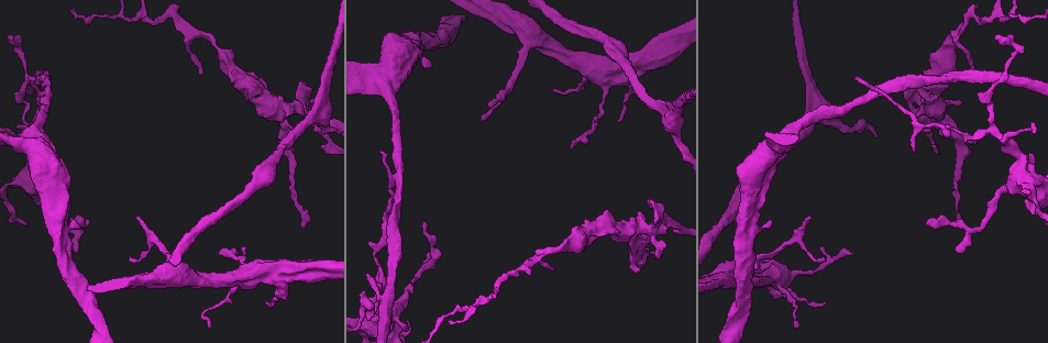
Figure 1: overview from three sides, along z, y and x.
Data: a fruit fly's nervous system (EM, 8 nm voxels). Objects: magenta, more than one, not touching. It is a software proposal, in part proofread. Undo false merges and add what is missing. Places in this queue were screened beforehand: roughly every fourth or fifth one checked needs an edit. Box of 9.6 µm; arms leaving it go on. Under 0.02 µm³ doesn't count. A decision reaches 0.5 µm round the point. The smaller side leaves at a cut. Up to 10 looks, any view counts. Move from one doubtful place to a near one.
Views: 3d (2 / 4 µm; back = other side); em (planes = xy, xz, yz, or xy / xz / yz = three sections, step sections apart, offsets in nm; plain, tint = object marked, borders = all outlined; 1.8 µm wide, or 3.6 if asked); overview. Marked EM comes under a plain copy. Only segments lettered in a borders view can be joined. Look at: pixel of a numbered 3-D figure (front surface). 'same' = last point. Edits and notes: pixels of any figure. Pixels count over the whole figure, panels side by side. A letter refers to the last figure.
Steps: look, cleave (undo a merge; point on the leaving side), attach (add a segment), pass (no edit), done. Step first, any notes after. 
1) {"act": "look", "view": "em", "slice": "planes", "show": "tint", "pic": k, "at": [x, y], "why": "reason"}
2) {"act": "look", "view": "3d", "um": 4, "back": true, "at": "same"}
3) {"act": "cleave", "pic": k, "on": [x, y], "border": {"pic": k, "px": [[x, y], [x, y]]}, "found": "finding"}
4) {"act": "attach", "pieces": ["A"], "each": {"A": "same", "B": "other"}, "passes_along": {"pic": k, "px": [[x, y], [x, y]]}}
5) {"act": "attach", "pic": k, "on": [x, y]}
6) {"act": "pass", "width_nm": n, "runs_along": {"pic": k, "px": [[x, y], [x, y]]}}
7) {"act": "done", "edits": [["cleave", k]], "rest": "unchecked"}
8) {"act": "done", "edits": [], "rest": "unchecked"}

{"act": "look", "view": "em", "um": 3.6, "slice": "xy", "step": 8, "show": "tint", "pic": 1, "at": [373, 298], "why": "arms part here"}

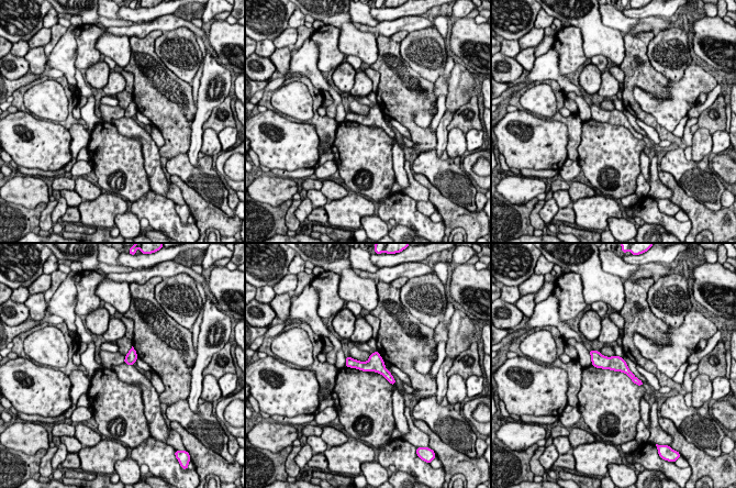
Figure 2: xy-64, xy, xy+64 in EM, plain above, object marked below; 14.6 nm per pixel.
{"act": "look", "view": "em", "um": 3.6, "slice": "planes", "show": "borders", "at": "same"}

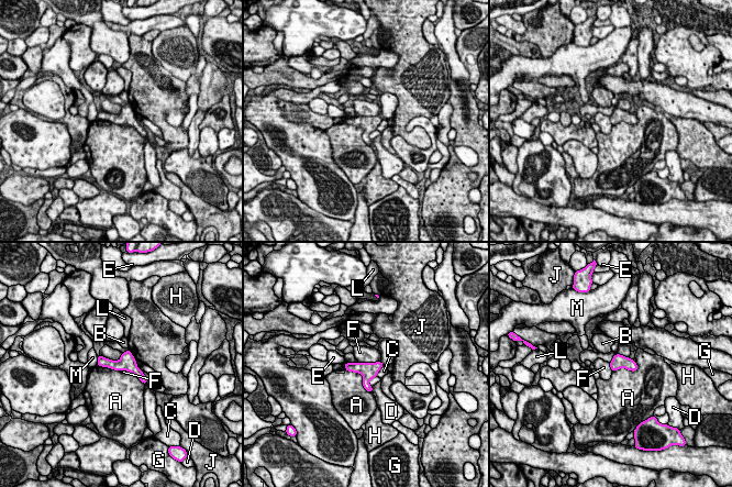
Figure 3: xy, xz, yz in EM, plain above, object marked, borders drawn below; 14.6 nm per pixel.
{"act": "pass", "width_nm": 200, "each": {"A": "other", "B": "other", "C": "other", "D": "other", "E": "other", "F": "other", "G": "other", "H": "other", "J": "other", "L": "other", "M": "other"}, "runs_along": {"pic": 3, "px": [[100, 358], [129, 364], [142, 377]]}, "found": "one cell here"}

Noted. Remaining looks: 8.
{"act": "look", "view": "em", "slice": "planes", "show": "borders", "pic": 1, "at": [385, 296]}

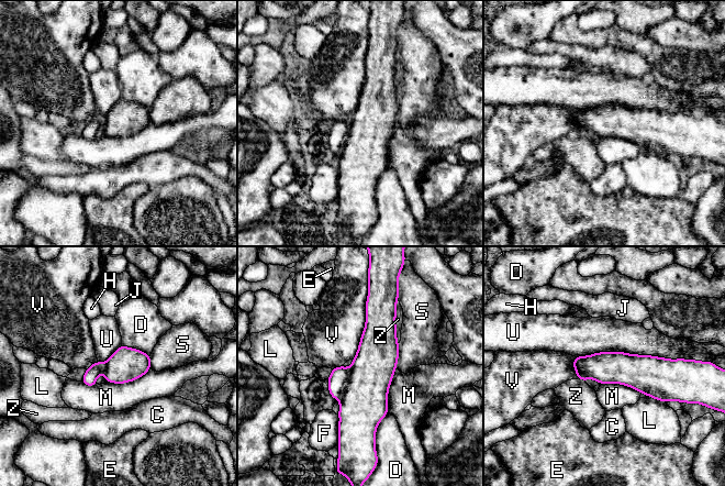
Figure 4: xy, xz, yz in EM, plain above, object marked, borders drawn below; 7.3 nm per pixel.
{"act": "cleave", "pic": 4, "on": [337, 380], "width_nm": 240, "each": {"C": "other", "D": "other", "E": "other", "F": "other", "H": "other", "J": "other", "L": "other", "M": "other", "S": "other", "U": "other", "V": "other", "Z": "other"}, "border": {"pic": 4, "px": [[349, 369], [346, 387], [339, 398]]}, "found": "two cells meet here"}

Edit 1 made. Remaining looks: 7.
{"act": "look", "view": "overview"}

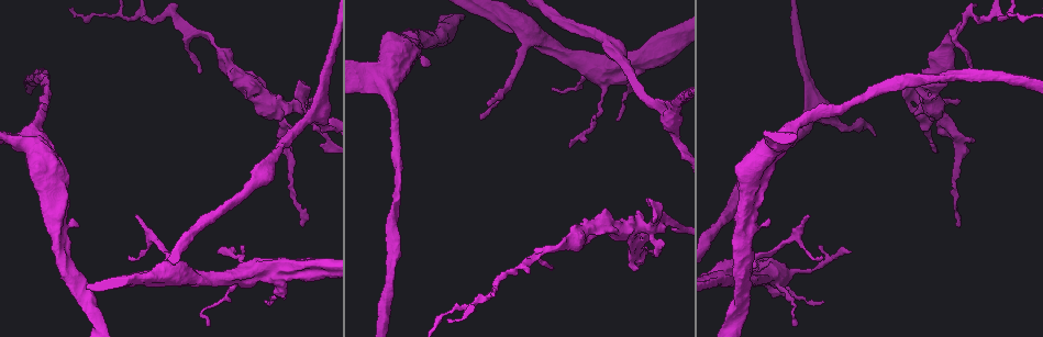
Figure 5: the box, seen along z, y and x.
{"act": "look", "view": "3d", "um": 4, "pic": 5, "at": [475, 304]}

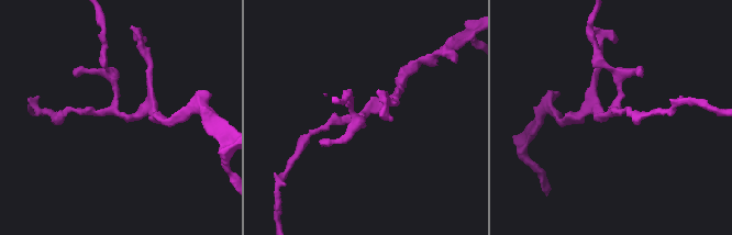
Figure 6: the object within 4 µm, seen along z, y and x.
{"act": "look", "view": "em", "slice": "planes", "show": "borders", "pic": 6, "at": [115, 112], "arms": 3, "why": "shape alone is not enough"}

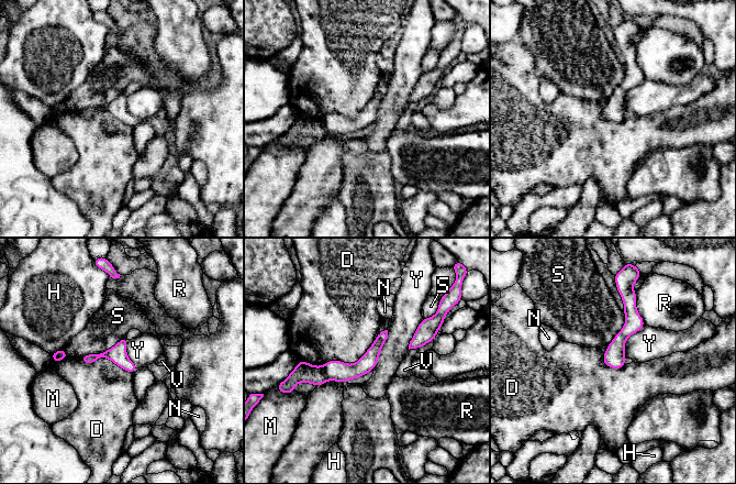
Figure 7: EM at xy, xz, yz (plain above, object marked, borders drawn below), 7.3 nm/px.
{"act": "cleave", "pic": 7, "on": [337, 371], "width_nm": 120, "each": {"D": "other", "H": "other", "M": "other", "N": "other", "R": "other", "S": "other", "V": "other", "Y": "other"}, "found": "a second cell is stuck on"}

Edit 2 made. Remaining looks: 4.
{"act": "done", "edits": [["cleave", 4], ["cleave", 7]], "rest": "unchecked"}

